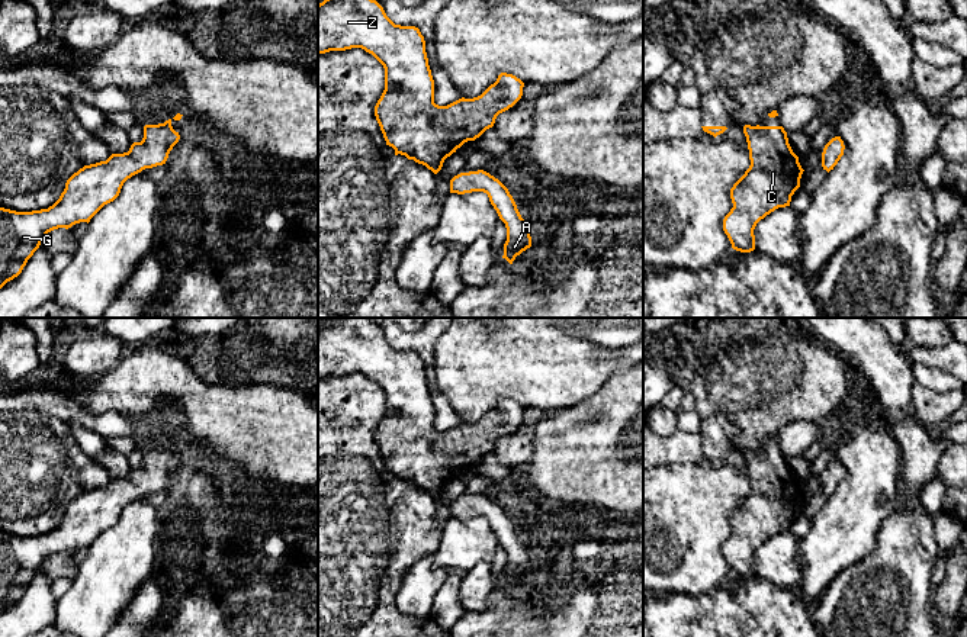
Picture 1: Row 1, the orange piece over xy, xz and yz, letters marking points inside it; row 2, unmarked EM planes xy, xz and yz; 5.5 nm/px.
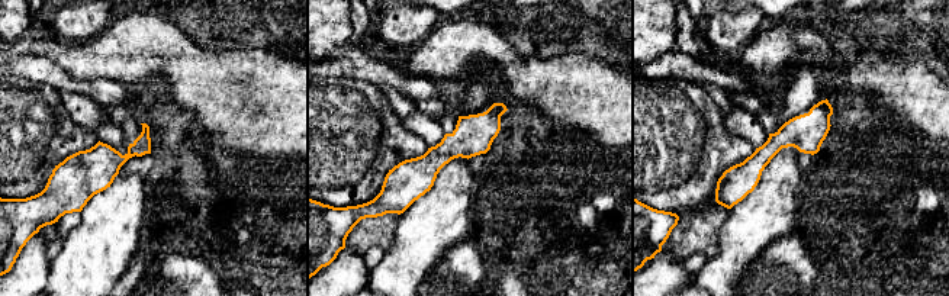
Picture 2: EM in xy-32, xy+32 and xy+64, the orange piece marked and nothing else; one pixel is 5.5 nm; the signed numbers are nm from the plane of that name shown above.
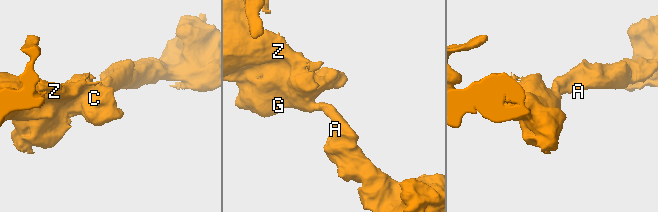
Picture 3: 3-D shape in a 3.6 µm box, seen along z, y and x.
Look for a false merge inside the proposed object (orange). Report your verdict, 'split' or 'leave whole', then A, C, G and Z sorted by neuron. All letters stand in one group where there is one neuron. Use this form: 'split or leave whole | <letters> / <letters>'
leave whole | A C G Z

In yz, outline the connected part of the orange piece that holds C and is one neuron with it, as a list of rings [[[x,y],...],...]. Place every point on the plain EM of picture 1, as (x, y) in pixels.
[[[743,451],[751,490],[730,514],[733,533],[723,544],[732,573],[755,575],[756,548],[778,533],[790,531],[803,493],[783,451]]]

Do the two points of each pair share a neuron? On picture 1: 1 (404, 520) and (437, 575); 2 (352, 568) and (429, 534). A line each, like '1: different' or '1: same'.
1: different
2: same

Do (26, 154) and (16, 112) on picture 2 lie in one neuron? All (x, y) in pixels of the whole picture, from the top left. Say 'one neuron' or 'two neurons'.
one neuron

